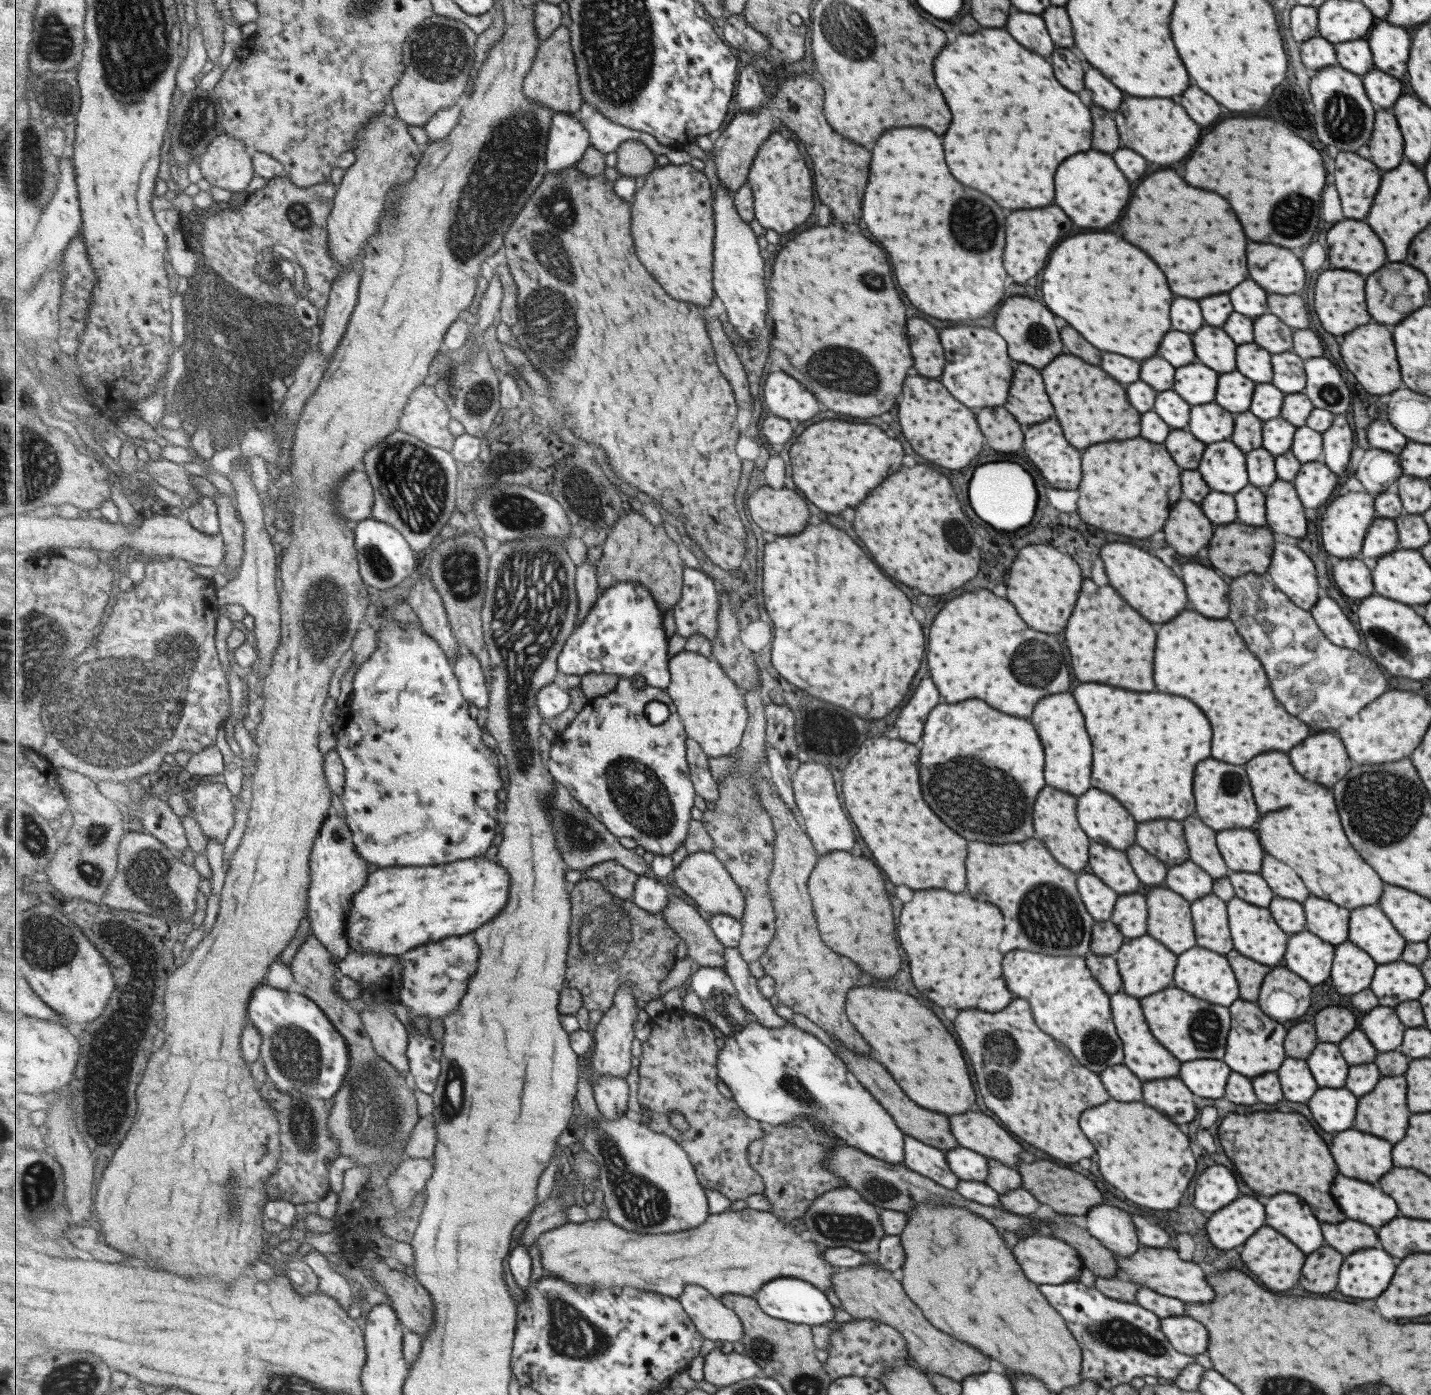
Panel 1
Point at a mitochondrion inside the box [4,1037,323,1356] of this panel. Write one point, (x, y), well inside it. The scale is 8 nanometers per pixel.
(103, 1085)

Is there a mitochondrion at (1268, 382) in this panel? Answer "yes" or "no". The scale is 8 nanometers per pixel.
no

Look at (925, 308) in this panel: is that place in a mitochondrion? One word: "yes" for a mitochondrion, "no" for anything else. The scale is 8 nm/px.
no

